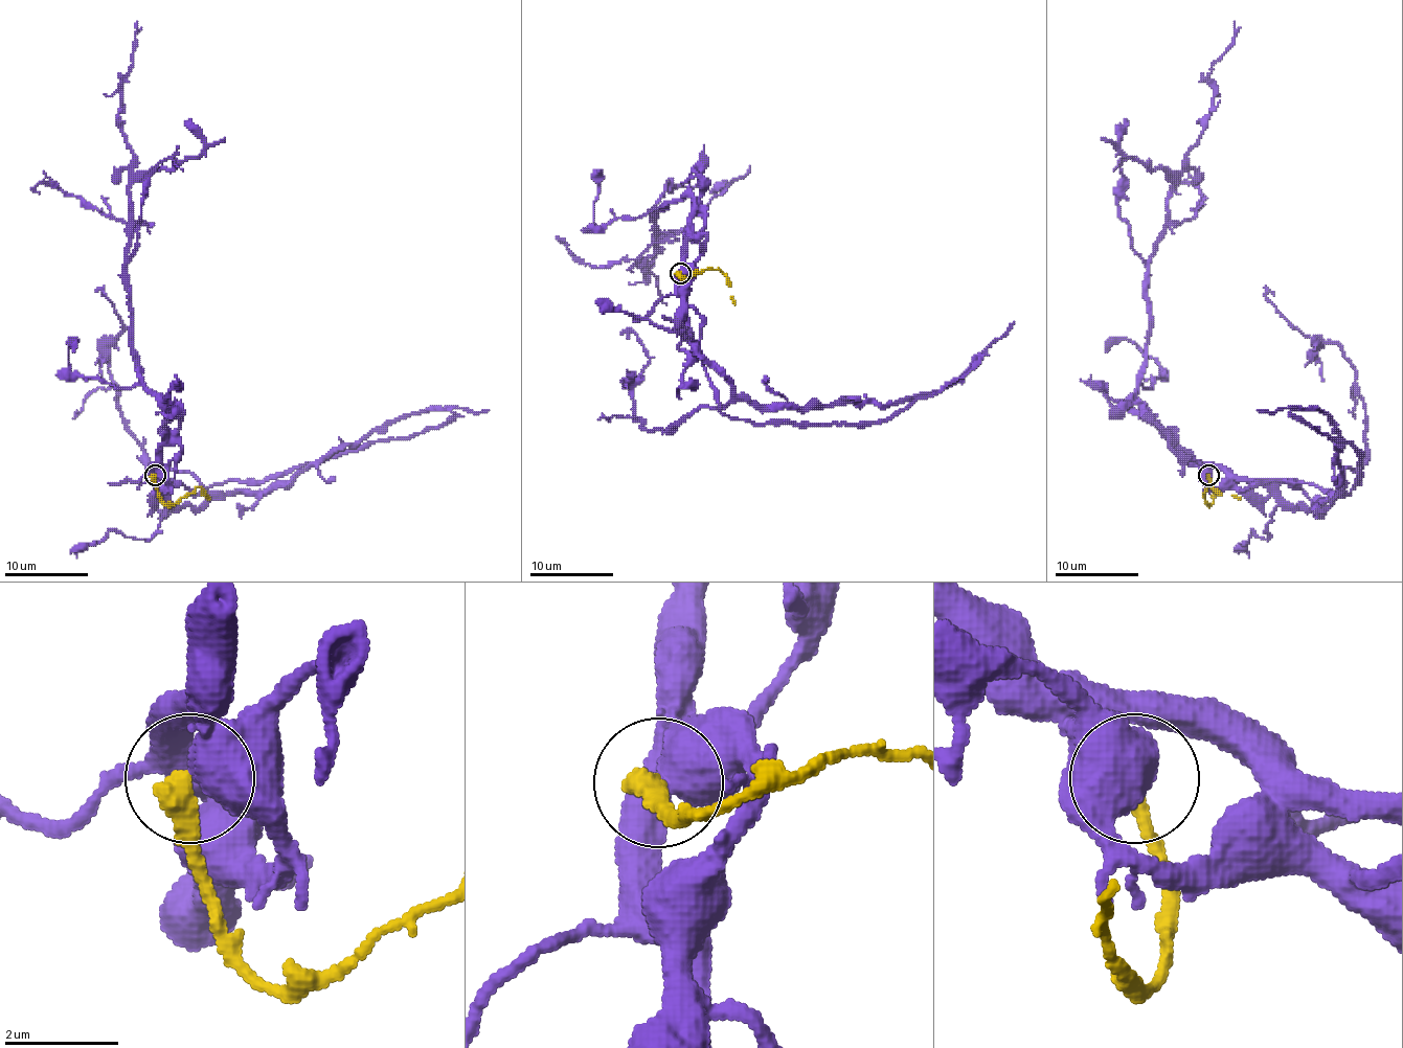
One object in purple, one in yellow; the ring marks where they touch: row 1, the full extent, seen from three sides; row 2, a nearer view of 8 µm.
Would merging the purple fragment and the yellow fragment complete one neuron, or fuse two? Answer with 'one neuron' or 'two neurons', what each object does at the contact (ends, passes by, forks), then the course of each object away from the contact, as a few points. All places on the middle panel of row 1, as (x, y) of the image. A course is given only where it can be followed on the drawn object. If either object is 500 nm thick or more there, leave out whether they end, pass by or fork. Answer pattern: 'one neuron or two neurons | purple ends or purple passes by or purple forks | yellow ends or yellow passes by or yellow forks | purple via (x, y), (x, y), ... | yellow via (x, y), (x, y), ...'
two neurons | purple via (681, 274), (681, 247), (694, 205), (689, 197), (652, 213), (658, 251), (643, 274), (658, 280), (662, 298) | yellow via (681, 274), (683, 278), (714, 270), (722, 274), (730, 287), (730, 298), (734, 304)

